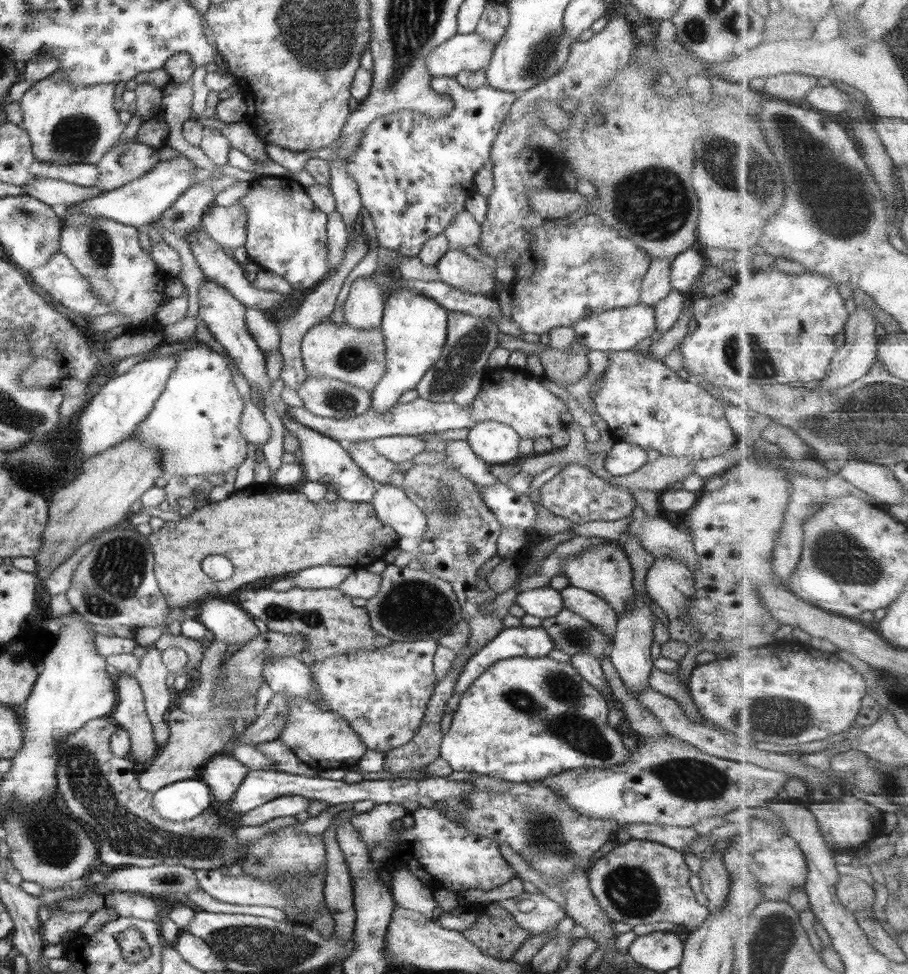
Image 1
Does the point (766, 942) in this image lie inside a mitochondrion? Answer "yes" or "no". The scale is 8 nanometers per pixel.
yes

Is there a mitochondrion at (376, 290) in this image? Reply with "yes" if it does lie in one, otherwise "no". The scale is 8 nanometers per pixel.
no

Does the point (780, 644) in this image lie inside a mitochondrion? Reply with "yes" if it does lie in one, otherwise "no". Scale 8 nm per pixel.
no

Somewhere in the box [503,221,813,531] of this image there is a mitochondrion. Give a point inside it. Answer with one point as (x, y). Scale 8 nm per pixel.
(748, 357)

